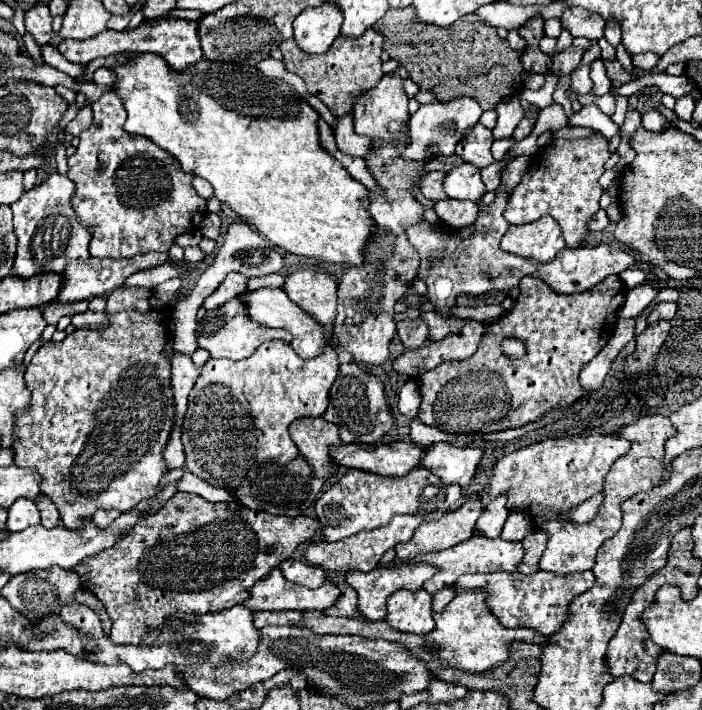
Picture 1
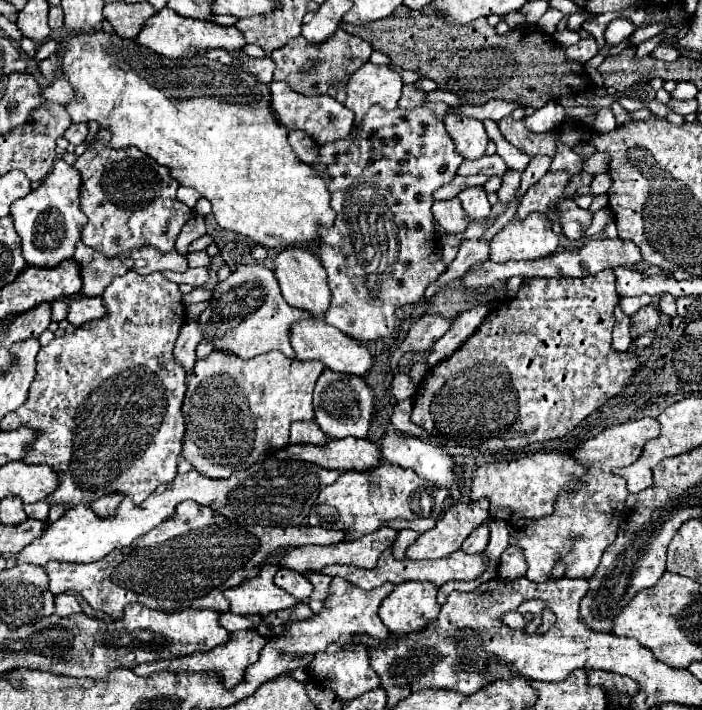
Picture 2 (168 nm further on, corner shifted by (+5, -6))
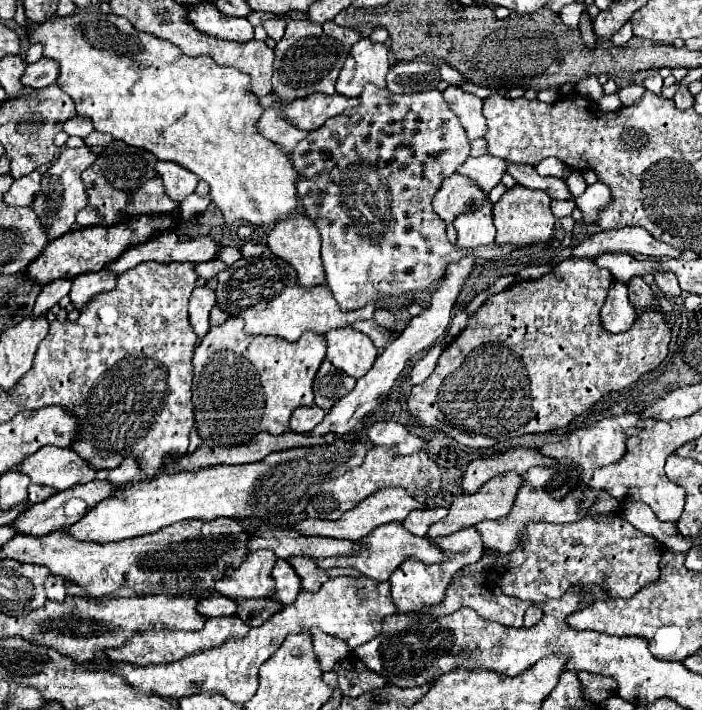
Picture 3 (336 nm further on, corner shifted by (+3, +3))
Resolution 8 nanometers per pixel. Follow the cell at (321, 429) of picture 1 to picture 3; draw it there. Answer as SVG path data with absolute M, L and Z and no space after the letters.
M308 406L308 408L296 408L292 412L292 418L290 418L290 430L292 432L310 432L322 418L326 416L326 412L318 406Z

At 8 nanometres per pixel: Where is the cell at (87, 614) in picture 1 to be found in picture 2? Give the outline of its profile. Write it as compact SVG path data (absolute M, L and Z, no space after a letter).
M60 593L56 597L56 613L60 617L70 617L70 615L76 615L76 613L82 613L78 601L74 595L68 595L68 593Z

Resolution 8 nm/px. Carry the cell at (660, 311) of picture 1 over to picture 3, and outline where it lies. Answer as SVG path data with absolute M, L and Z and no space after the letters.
M656 272L654 274L654 282L658 284L658 288L666 294L666 296L674 296L678 298L680 296L680 286L678 286L678 280L674 276L674 272Z

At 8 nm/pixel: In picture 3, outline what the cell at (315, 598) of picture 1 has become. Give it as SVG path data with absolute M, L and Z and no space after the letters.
M254 550L248 552L244 562L238 568L230 568L224 578L216 580L216 590L228 598L268 598L272 596L272 566L276 562L276 556L272 550Z

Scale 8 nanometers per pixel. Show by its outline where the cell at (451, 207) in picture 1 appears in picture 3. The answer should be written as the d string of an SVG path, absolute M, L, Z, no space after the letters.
M452 174L442 182L434 196L434 212L450 224L456 216L478 210L486 198L488 194L474 180L462 174Z

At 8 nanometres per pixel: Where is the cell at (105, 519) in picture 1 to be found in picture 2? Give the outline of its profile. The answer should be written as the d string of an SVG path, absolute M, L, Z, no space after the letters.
M106 495L106 499L98 499L98 503L94 503L92 511L100 517L100 519L110 519L116 513L116 507L120 505L122 499L118 499L118 495Z

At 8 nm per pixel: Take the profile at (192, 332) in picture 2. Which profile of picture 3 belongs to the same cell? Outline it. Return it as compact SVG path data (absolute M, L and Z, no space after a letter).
M206 286L194 288L194 292L190 296L190 324L200 338L210 330L208 314L210 314L214 304L216 304L214 290L210 290Z

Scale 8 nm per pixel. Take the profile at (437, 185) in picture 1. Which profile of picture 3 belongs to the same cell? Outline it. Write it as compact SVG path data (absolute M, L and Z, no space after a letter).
M484 154L480 158L468 158L460 168L460 174L472 178L478 182L484 192L490 192L496 184L500 184L502 176L506 174L506 162L502 158L494 158L490 154Z

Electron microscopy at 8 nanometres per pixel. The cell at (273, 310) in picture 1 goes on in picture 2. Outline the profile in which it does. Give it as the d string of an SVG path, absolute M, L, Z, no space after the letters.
M310 317L294 323L290 327L290 343L298 361L322 361L332 371L352 373L362 377L372 365L372 357L364 345L360 345L356 339L350 339L348 335L344 335L342 331L338 331L336 327L328 325L324 319L318 317Z

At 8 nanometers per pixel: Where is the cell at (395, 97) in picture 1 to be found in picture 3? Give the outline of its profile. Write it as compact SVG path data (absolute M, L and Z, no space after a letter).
M360 38L350 48L350 54L340 70L336 92L344 96L360 96L364 84L386 88L388 70L388 48L384 44L372 42L370 38Z

